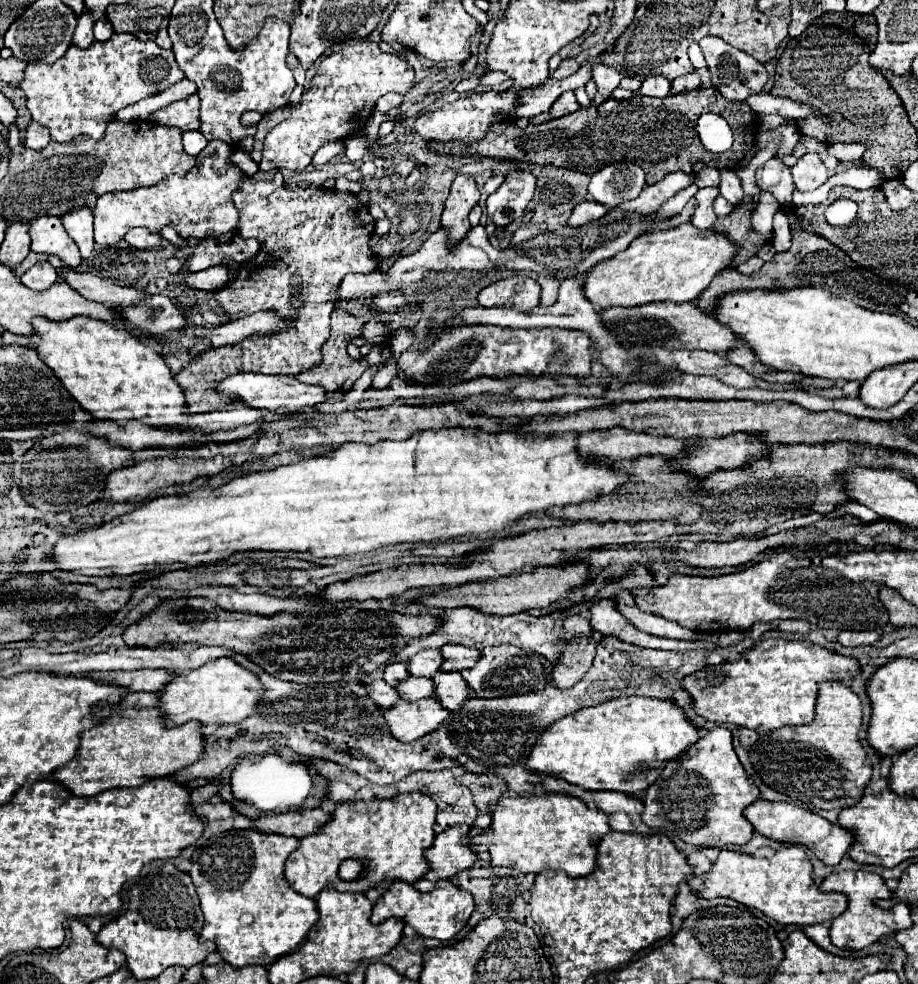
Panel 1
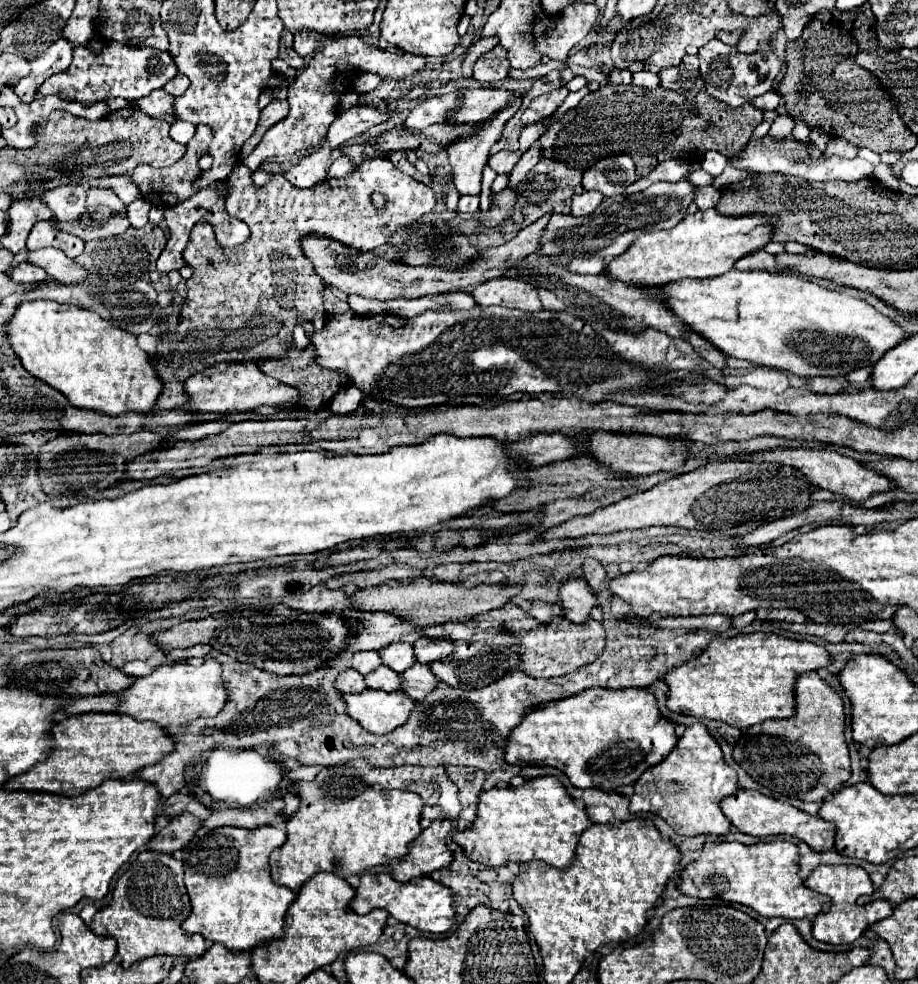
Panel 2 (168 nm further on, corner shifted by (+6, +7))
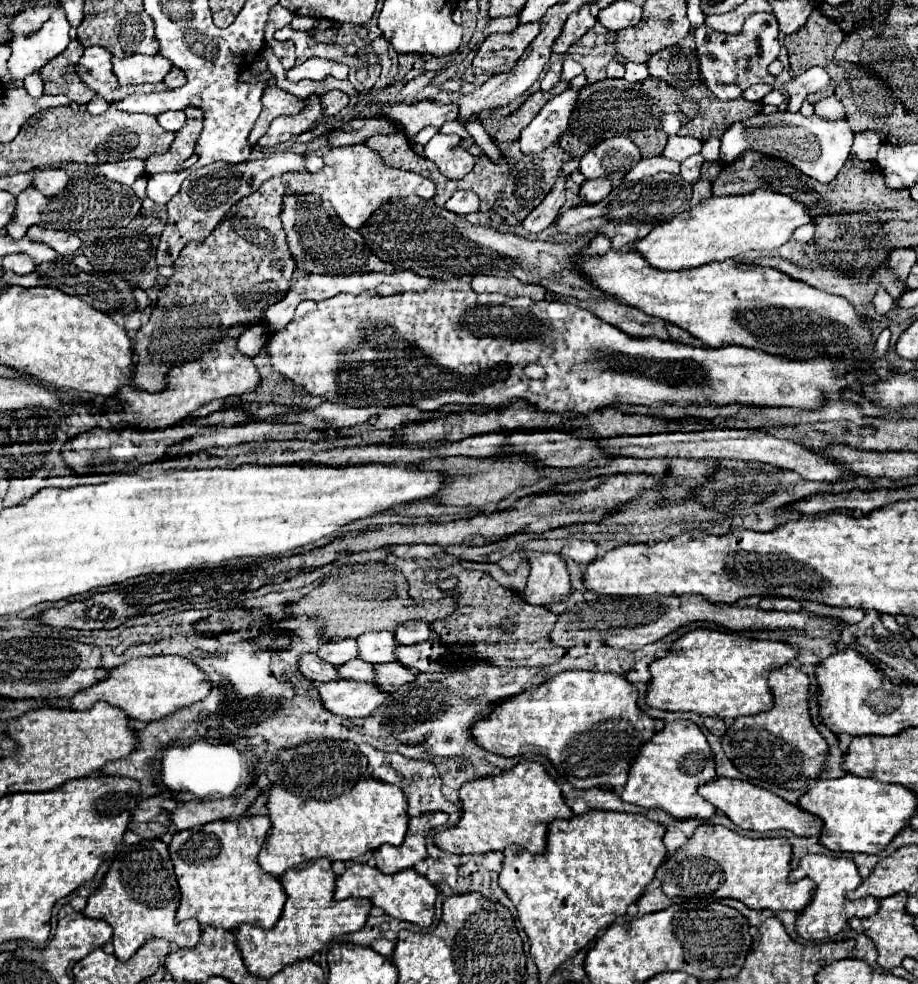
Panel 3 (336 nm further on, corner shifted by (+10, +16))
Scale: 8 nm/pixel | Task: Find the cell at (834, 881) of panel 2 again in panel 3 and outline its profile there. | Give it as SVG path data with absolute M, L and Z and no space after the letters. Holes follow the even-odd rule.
M807 854L805 858L801 858L799 868L793 870L789 878L791 880L811 878L817 884L815 898L799 914L799 920L797 920L797 932L805 940L823 940L823 938L835 936L837 932L841 932L847 926L849 918L853 918L853 916L869 918L879 910L879 900L873 898L873 896L867 896L867 898L861 898L861 900L847 900L845 898L847 892L855 890L863 882L863 878L861 878L861 874L859 874L859 870L857 870L857 866L851 858L833 858L833 856L825 856L825 854Z

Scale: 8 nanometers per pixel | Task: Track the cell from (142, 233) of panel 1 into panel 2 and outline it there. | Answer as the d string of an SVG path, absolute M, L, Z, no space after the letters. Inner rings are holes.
M139 197L131 205L127 205L127 215L129 215L131 227L143 227L147 223L149 209L151 209L151 201L145 201L143 197Z

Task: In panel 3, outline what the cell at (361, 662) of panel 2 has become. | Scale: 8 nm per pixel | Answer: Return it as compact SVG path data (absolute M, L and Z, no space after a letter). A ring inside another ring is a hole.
M343 638L337 642L329 642L329 644L319 648L317 656L327 660L329 664L335 664L335 666L345 664L345 662L357 658L357 640L355 638Z

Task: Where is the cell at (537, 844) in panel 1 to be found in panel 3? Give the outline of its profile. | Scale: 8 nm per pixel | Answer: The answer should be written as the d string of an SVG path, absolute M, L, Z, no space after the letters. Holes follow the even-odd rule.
M519 762L511 770L499 774L499 776L487 776L487 778L475 778L459 790L461 800L461 820L447 830L441 830L435 834L435 844L451 854L487 854L495 850L503 850L509 844L519 844L531 854L545 854L547 852L547 832L549 824L553 820L569 820L573 816L573 810L565 802L561 788L557 782L547 774L545 766L541 762Z

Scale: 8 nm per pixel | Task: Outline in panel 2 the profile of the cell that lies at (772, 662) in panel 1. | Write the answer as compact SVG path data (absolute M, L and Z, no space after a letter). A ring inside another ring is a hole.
M751 633L731 639L715 637L701 655L667 673L667 709L699 719L723 721L747 729L765 719L791 717L795 711L795 679L801 673L829 665L829 653L807 641L793 641L775 633Z

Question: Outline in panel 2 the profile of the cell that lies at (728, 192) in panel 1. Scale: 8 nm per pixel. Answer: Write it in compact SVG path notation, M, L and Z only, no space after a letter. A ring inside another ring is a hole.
M707 151L705 153L705 157L703 157L703 163L701 163L701 167L707 171L707 173L711 173L711 175L721 175L723 173L723 169L727 167L727 157L723 157L721 153L715 153L715 151Z

